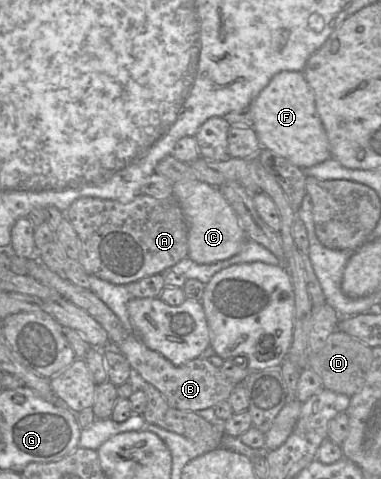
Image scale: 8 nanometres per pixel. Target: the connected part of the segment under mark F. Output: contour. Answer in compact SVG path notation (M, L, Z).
M282 70L250 103L261 147L273 151L300 168L312 167L332 157L325 128L318 115L314 94L302 71Z

